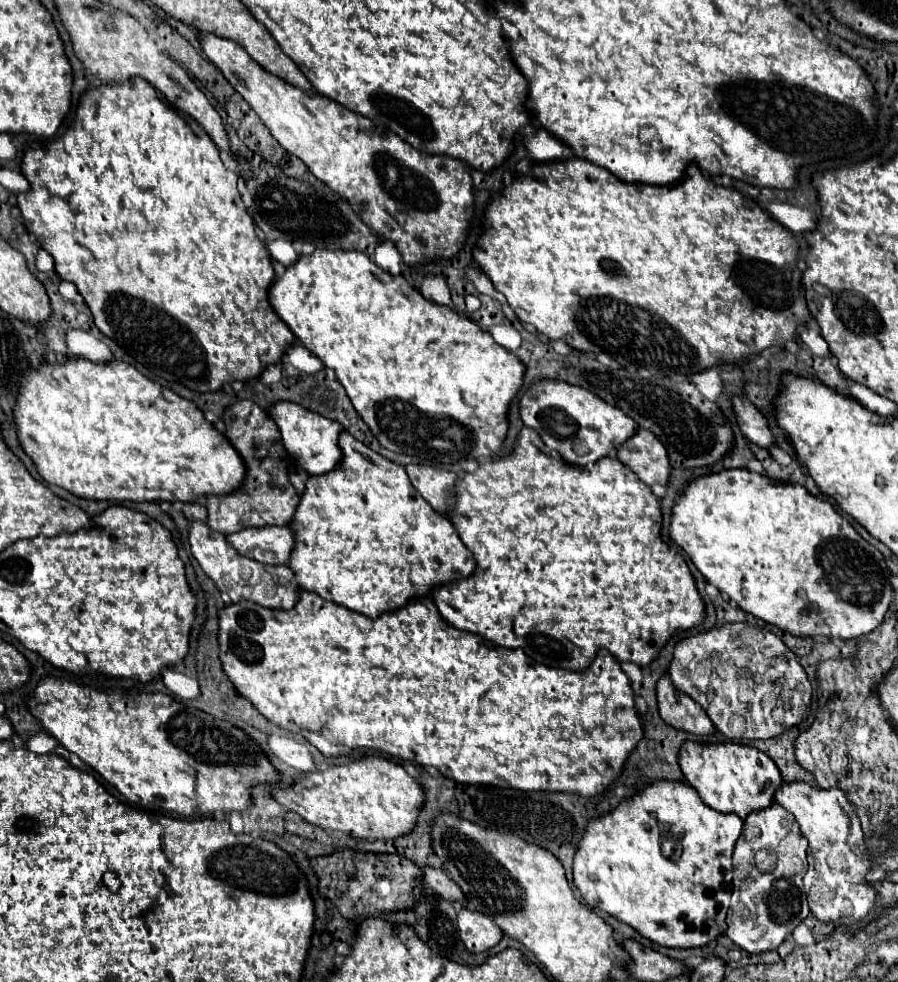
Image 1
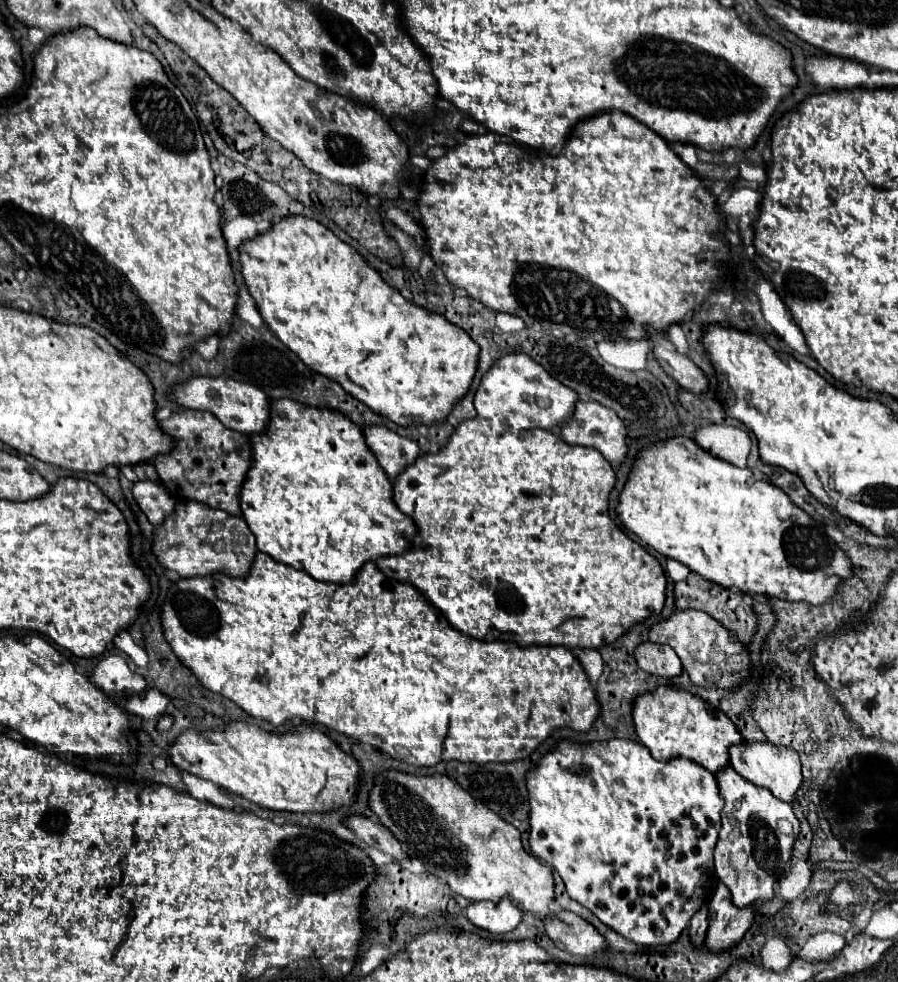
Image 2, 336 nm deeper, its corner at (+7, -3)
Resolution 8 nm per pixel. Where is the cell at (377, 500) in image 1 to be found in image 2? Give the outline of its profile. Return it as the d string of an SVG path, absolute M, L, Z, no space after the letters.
M271 399L269 407L269 425L265 433L257 433L257 437L249 437L249 445L253 449L253 465L249 469L249 475L245 477L245 485L241 487L241 513L247 521L251 533L257 539L257 549L271 555L275 561L281 561L285 565L291 565L295 569L305 569L313 579L317 581L331 581L331 583L347 583L355 577L355 573L361 569L363 563L375 561L383 555L399 555L405 549L411 547L409 541L415 539L417 527L413 525L413 519L407 517L393 501L393 487L385 471L379 467L375 455L369 451L363 431L359 425L349 421L345 415L337 413L335 409L317 409L307 407L303 403L291 401L291 399Z

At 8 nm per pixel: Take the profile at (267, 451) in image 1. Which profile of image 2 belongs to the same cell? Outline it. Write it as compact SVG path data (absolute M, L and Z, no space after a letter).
M179 409L169 419L159 421L159 425L161 431L175 441L171 453L153 459L163 487L177 499L195 499L231 515L241 515L239 491L251 465L249 437L227 429L207 411Z

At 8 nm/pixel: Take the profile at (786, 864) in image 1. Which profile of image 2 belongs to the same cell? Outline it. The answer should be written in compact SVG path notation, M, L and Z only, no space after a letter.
M733 767L721 769L715 777L725 803L721 811L723 827L715 847L715 871L729 887L737 907L769 901L773 897L773 883L783 873L799 835L799 821L787 801L773 797L765 787L745 781Z

